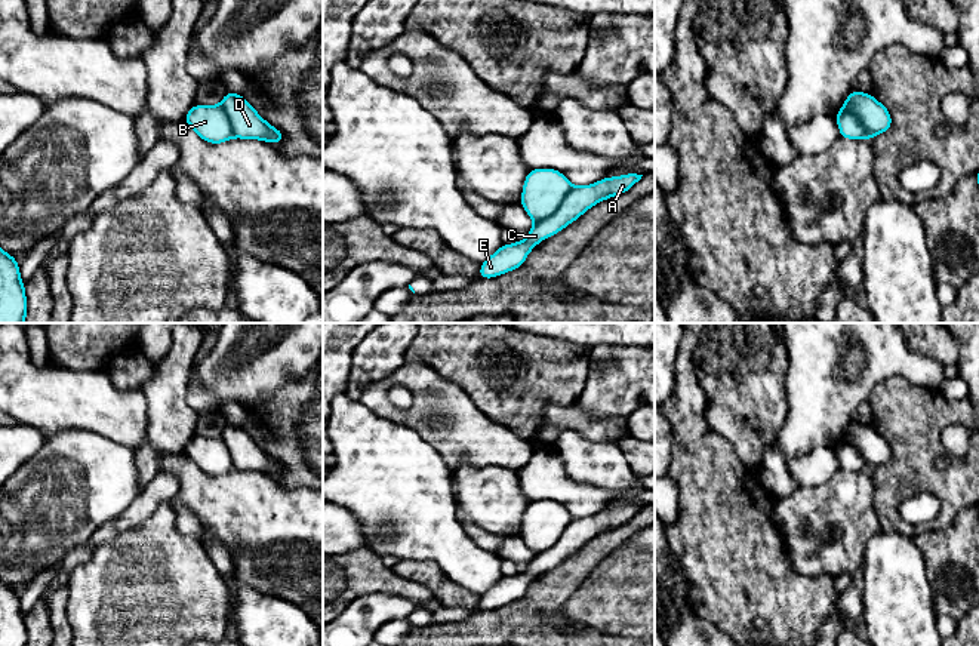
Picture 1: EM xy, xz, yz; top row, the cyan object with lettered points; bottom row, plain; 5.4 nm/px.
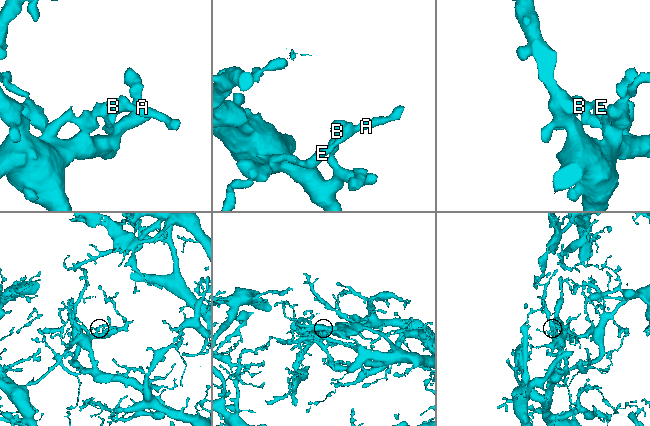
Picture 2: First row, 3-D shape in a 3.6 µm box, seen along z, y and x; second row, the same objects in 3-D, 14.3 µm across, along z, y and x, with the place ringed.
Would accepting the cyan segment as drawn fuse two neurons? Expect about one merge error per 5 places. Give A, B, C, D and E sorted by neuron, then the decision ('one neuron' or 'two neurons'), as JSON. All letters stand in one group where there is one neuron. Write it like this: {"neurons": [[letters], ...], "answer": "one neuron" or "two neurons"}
{"neurons": [["A", "B", "C", "D", "E"]], "answer": "one neuron"}

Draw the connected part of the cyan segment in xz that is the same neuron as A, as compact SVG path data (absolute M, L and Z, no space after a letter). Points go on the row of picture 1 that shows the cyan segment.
M530 169L520 204L535 221L523 242L501 246L480 264L478 279L493 279L521 267L529 252L544 239L560 233L594 204L627 193L643 175L625 173L595 184L573 187L557 169Z

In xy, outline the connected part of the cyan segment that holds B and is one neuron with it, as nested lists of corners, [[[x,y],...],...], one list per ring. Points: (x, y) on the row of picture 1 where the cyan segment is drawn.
[[[227,92],[219,105],[193,105],[185,123],[206,142],[222,144],[233,138],[283,142],[283,132],[265,121],[238,93]]]

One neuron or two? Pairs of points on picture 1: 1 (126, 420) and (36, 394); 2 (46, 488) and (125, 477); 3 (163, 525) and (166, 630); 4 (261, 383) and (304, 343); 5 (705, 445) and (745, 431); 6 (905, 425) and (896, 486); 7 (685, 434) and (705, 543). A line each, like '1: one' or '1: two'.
1: one
2: one
3: one
4: one
5: two
6: one
7: one

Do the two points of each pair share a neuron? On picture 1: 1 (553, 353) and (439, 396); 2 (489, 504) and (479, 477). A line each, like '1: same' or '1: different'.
1: different
2: same

